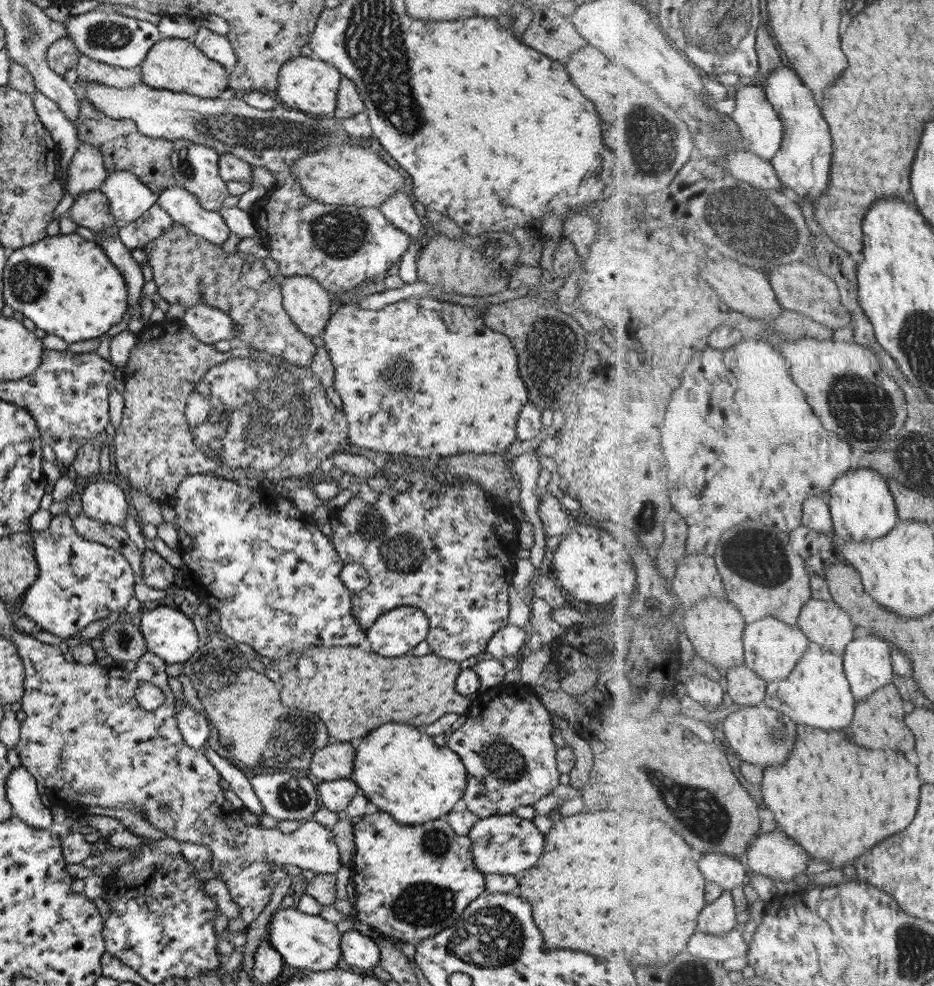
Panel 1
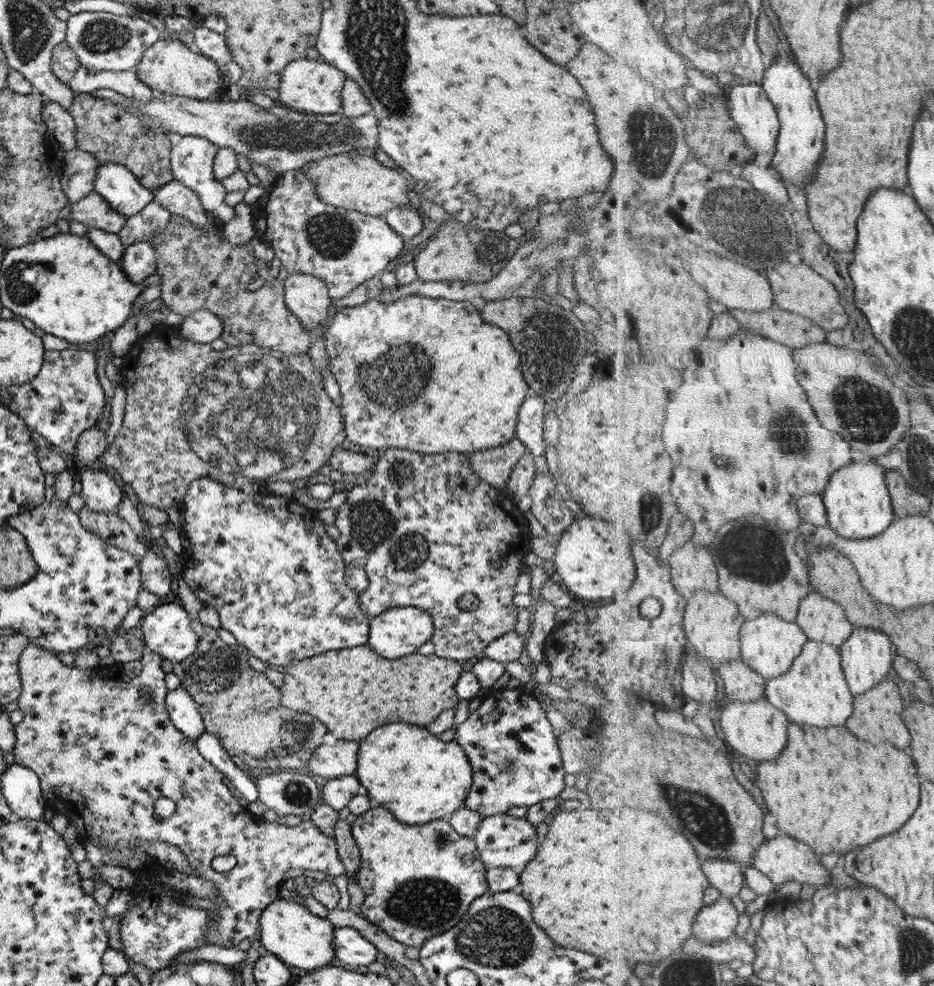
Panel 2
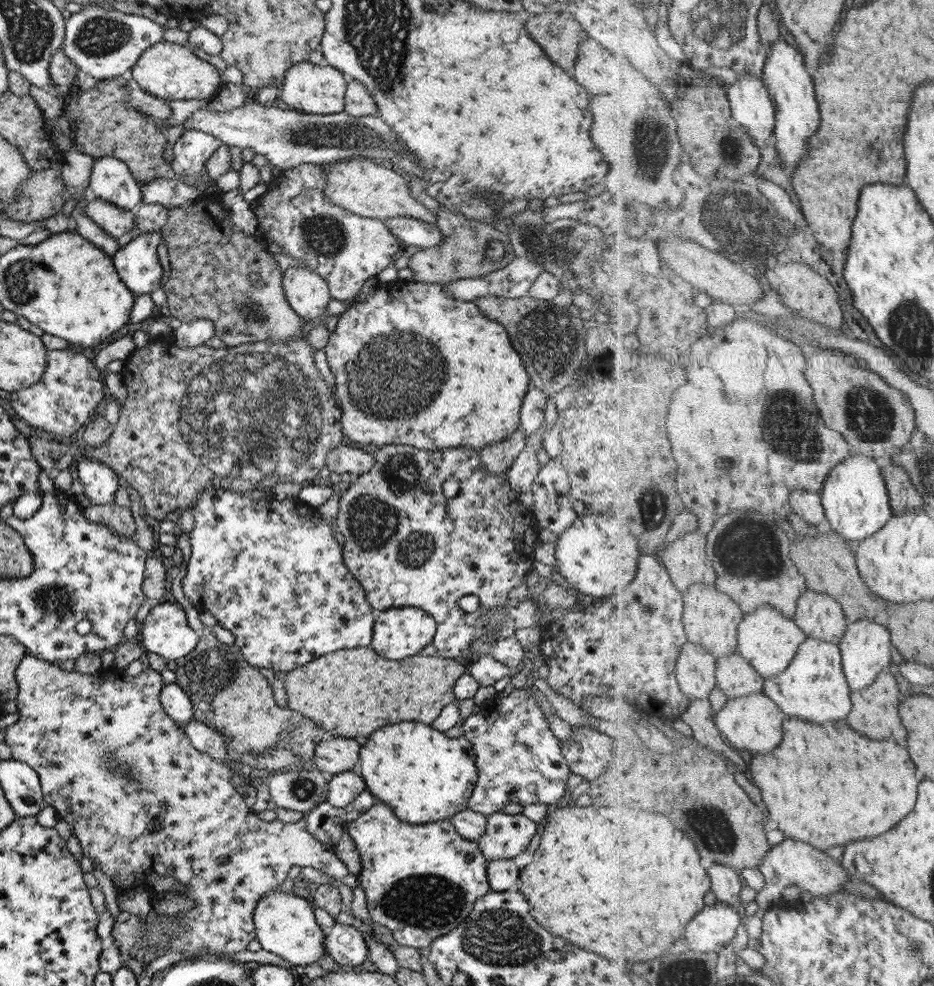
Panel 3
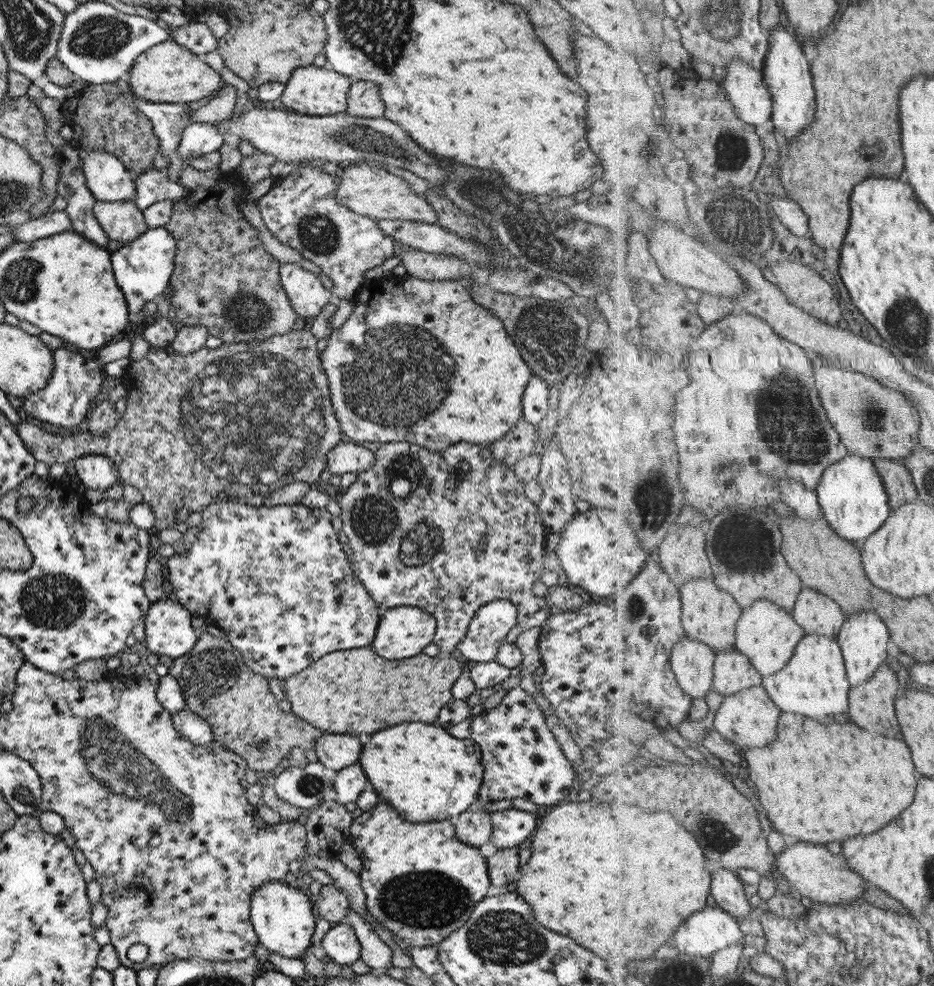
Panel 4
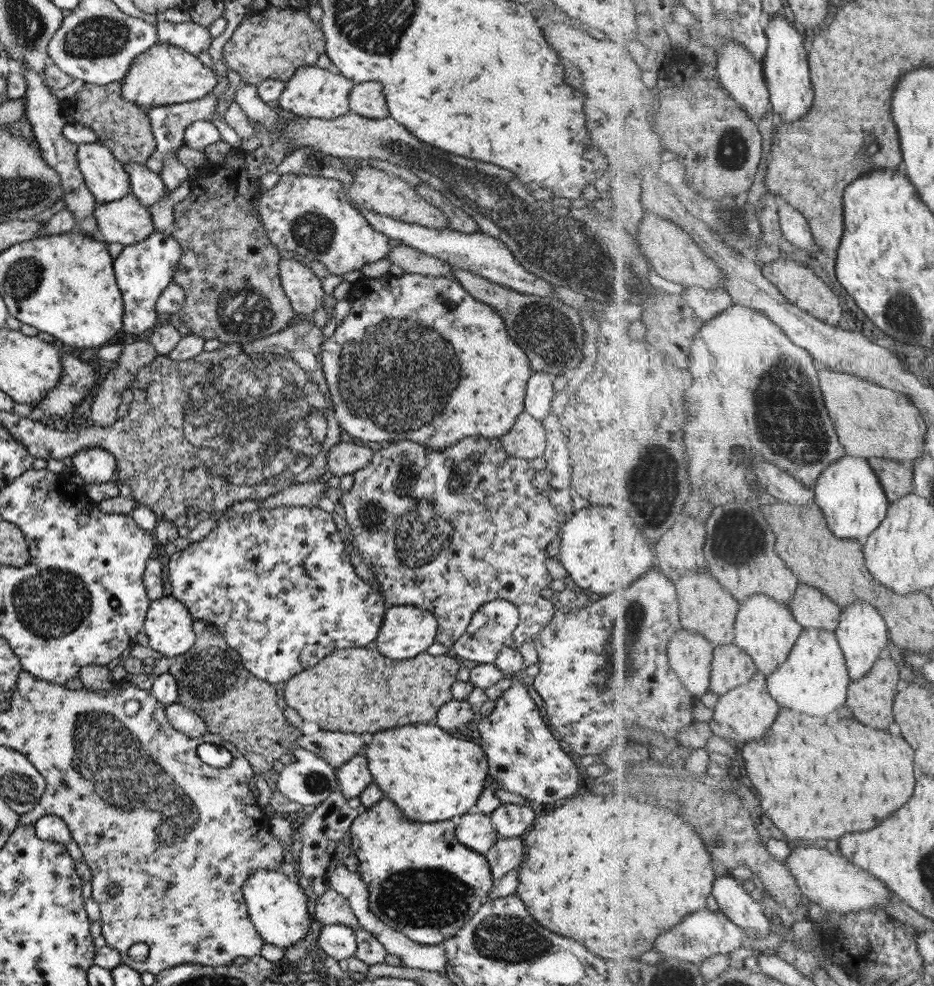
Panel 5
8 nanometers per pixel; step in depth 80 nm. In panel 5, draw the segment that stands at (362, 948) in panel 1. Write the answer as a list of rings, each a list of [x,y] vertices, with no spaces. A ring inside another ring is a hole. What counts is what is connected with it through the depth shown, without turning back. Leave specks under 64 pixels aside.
[[[344,924],[321,925],[316,942],[322,953],[341,964],[356,949],[354,931]]]

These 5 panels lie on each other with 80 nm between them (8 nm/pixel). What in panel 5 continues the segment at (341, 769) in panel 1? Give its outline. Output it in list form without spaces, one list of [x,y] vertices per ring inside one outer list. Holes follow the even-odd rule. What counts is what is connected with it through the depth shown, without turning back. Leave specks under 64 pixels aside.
[[[319,729],[313,734],[299,735],[294,741],[294,747],[296,746],[316,754],[334,769],[338,769],[352,756],[361,753],[363,740],[359,734]]]

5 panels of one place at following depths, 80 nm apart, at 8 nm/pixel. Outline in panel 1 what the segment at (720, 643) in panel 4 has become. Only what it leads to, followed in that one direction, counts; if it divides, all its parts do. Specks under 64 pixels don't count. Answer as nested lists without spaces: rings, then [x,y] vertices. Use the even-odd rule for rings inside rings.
[[[704,598],[684,613],[683,624],[697,656],[713,664],[718,670],[725,672],[725,670],[744,664],[746,651],[743,633],[745,633],[748,623],[729,598]]]

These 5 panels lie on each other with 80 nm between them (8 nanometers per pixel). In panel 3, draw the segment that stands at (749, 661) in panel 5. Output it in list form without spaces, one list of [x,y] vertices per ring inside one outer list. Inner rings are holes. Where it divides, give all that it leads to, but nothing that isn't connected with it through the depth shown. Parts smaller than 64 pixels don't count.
[[[741,654],[717,658],[718,687],[728,699],[764,690],[766,679]]]

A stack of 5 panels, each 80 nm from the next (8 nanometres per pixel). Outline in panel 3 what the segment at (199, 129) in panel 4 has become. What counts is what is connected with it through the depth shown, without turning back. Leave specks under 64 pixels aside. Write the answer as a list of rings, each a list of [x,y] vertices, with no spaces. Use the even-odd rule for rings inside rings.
[[[187,129],[177,138],[173,148],[171,168],[176,176],[201,176],[203,163],[211,153],[220,148],[220,140],[197,129]]]

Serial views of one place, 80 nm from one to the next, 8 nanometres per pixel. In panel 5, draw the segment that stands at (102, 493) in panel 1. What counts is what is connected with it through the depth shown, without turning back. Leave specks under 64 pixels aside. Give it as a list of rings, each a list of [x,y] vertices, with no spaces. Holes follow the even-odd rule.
[[[82,448],[71,456],[72,468],[86,484],[101,484],[115,477],[116,460],[106,450]]]

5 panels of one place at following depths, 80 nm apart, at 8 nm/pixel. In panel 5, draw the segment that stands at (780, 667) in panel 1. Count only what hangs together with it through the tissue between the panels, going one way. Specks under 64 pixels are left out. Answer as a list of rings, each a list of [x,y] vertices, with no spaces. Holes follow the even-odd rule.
[[[755,594],[743,604],[740,602],[738,614],[734,642],[754,658],[759,671],[767,676],[774,673],[790,656],[791,649],[802,636],[804,627],[794,617],[789,604],[764,594]]]

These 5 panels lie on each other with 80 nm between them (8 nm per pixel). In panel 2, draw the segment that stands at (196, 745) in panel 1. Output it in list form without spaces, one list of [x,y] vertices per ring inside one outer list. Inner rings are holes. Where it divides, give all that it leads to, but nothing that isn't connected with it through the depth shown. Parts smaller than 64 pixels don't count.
[[[180,686],[166,692],[164,709],[173,726],[189,740],[194,742],[205,731],[195,701]]]

